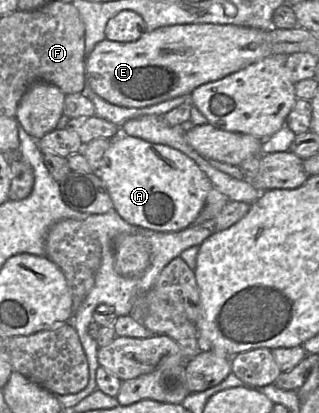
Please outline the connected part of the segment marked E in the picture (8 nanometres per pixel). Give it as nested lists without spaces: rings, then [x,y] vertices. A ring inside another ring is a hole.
[[[182,24],[146,31],[137,41],[104,39],[86,56],[86,84],[104,100],[122,107],[141,108],[181,95],[190,95],[198,86],[216,81],[272,55],[266,32],[235,25]]]

